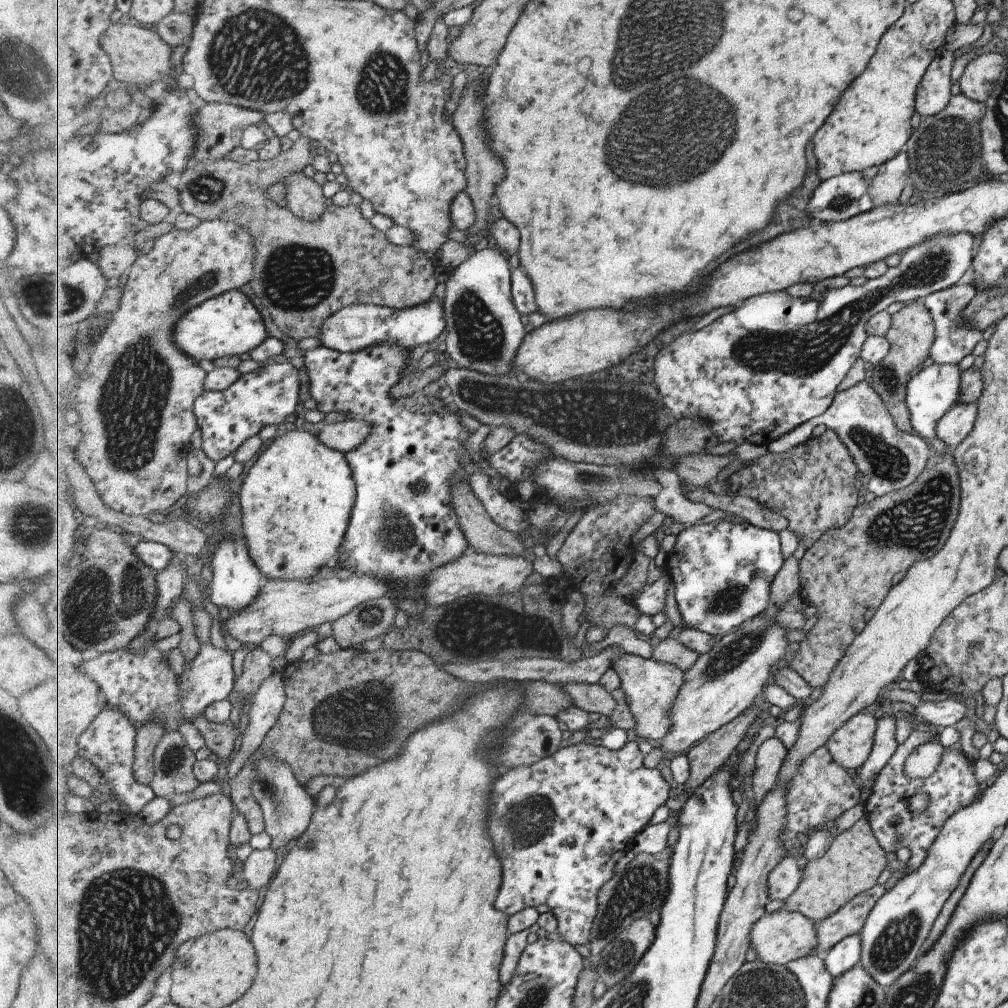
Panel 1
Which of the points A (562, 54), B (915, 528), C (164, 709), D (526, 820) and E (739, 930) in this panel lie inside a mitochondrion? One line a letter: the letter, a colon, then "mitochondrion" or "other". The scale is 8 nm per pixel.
A: other
B: mitochondrion
C: mitochondrion
D: mitochondrion
E: other

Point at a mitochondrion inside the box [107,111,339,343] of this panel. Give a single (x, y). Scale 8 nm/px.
(206, 188)

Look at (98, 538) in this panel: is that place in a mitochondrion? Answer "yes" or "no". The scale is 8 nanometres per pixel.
no

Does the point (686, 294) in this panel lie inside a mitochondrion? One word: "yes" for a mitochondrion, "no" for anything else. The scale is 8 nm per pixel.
no

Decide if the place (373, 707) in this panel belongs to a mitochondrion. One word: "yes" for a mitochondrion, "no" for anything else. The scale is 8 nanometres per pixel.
yes

